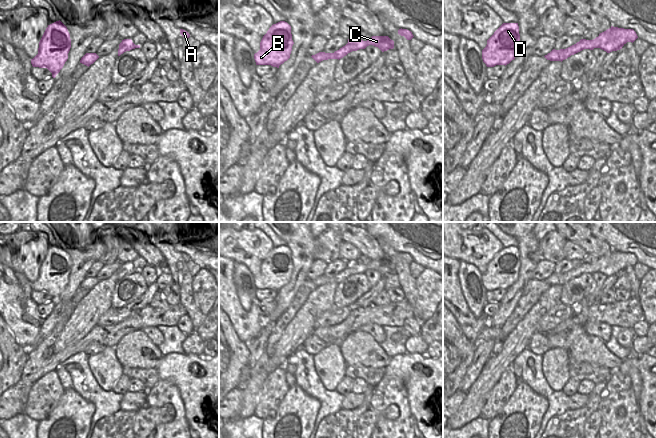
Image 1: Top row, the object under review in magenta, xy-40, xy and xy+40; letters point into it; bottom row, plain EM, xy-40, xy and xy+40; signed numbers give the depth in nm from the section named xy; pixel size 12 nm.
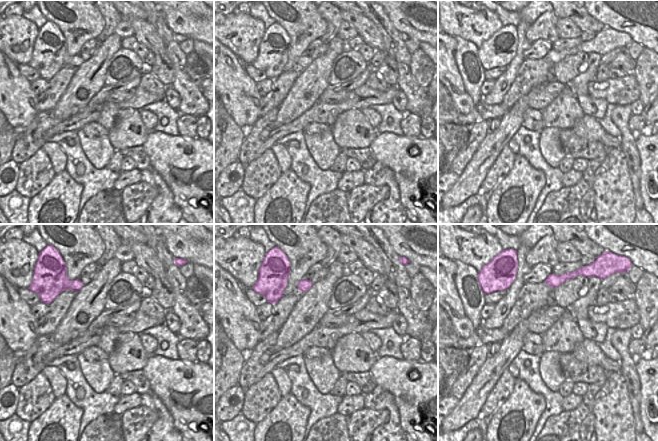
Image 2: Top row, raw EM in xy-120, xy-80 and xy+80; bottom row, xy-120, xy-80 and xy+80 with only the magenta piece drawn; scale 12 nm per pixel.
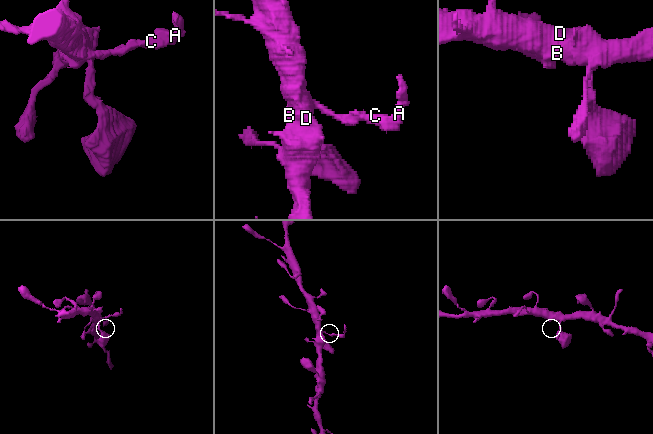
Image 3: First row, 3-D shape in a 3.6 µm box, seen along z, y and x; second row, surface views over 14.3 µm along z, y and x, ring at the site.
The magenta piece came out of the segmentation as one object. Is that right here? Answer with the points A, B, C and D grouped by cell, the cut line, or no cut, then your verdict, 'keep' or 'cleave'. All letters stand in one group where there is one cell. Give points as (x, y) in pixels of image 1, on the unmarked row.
groups A C / B D; cut xy (325, 277), (327, 279), (326, 283); cleave

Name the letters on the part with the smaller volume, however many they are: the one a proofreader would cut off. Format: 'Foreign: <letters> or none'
Foreign: A, C.

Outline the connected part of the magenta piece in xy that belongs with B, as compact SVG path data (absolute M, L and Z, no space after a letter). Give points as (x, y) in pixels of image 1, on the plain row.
M285 245L273 248L263 260L260 274L254 278L256 289L279 292L290 282L293 268L291 250Z

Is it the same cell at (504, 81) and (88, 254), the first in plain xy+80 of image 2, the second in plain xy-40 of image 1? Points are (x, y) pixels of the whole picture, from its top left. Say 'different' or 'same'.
same

